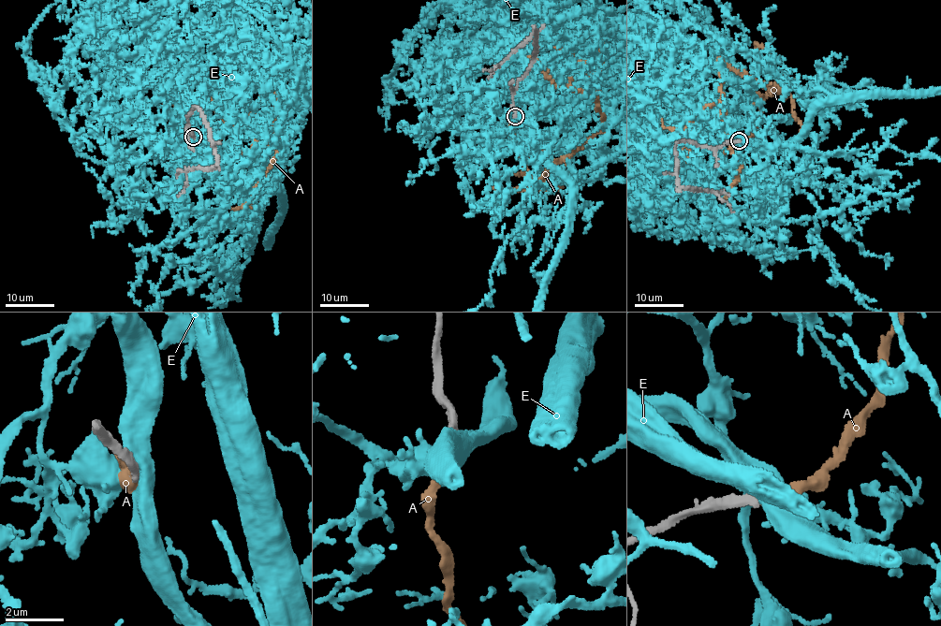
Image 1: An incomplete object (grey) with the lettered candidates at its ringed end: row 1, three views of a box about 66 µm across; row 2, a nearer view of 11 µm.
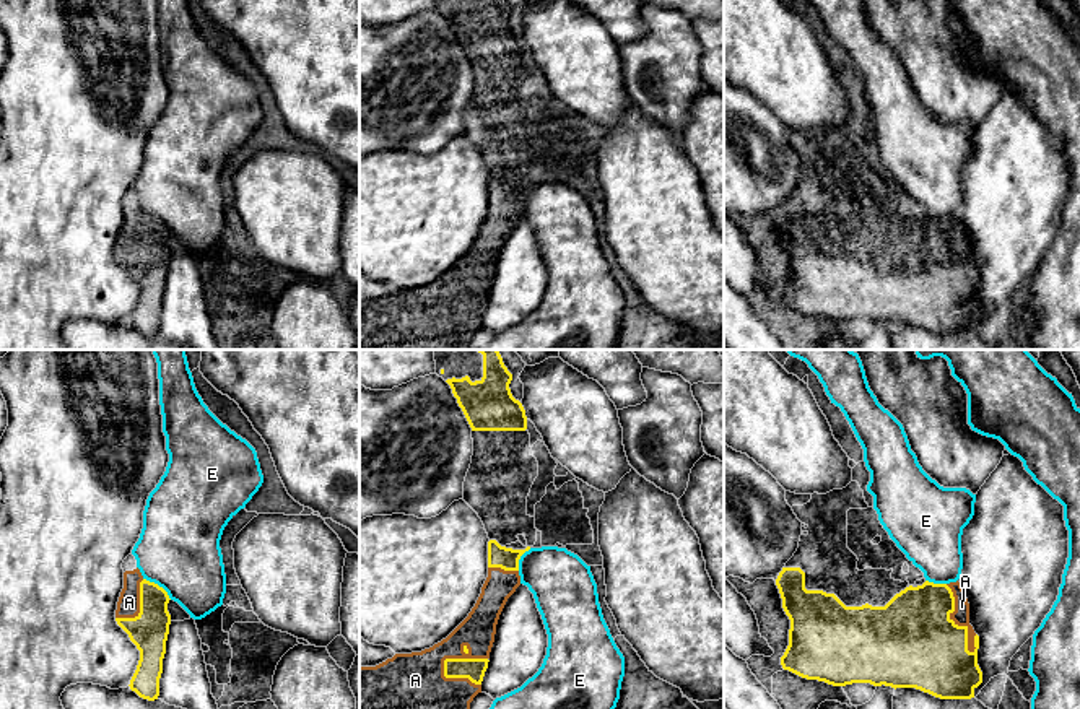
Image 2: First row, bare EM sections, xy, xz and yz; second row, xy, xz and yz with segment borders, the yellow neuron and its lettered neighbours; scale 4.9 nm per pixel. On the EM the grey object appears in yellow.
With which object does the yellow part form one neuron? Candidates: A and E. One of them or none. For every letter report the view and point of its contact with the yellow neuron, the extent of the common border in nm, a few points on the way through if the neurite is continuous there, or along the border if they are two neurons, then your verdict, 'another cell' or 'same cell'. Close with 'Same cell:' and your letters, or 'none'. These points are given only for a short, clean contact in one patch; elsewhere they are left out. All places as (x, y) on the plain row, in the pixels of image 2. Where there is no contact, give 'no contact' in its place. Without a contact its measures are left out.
A: meets yellow in yz at (953, 257); contact 380 nm long; same cell
E: meets yellow in xy at (156, 220); contact 180 nm long; border along xy (143, 213), (156, 218), (171, 234); another cell
Same cell: A

